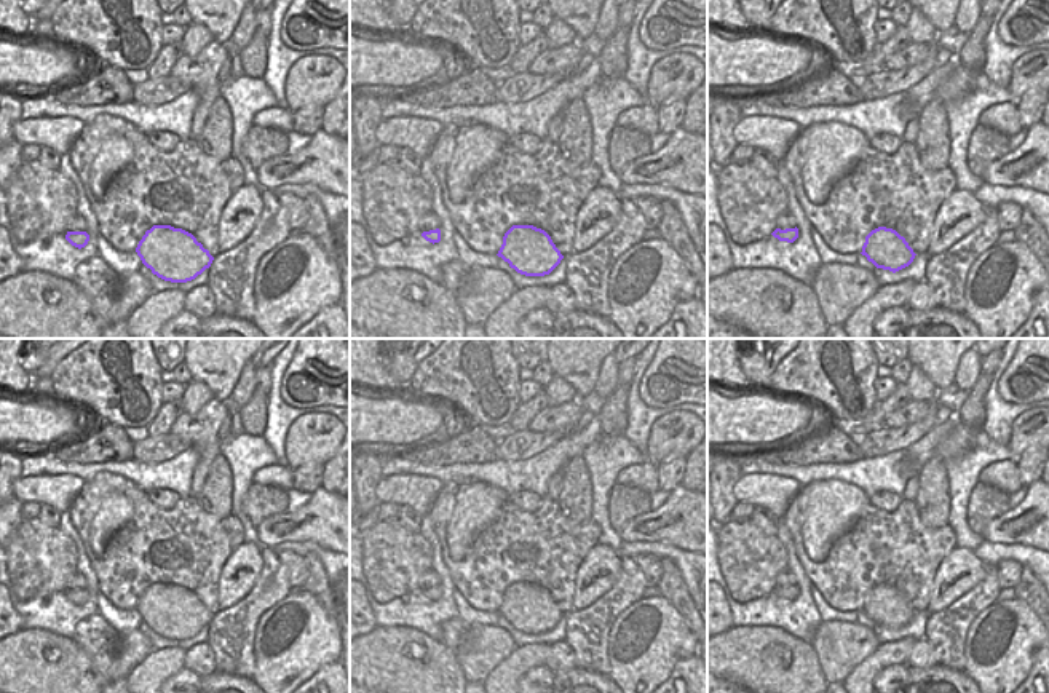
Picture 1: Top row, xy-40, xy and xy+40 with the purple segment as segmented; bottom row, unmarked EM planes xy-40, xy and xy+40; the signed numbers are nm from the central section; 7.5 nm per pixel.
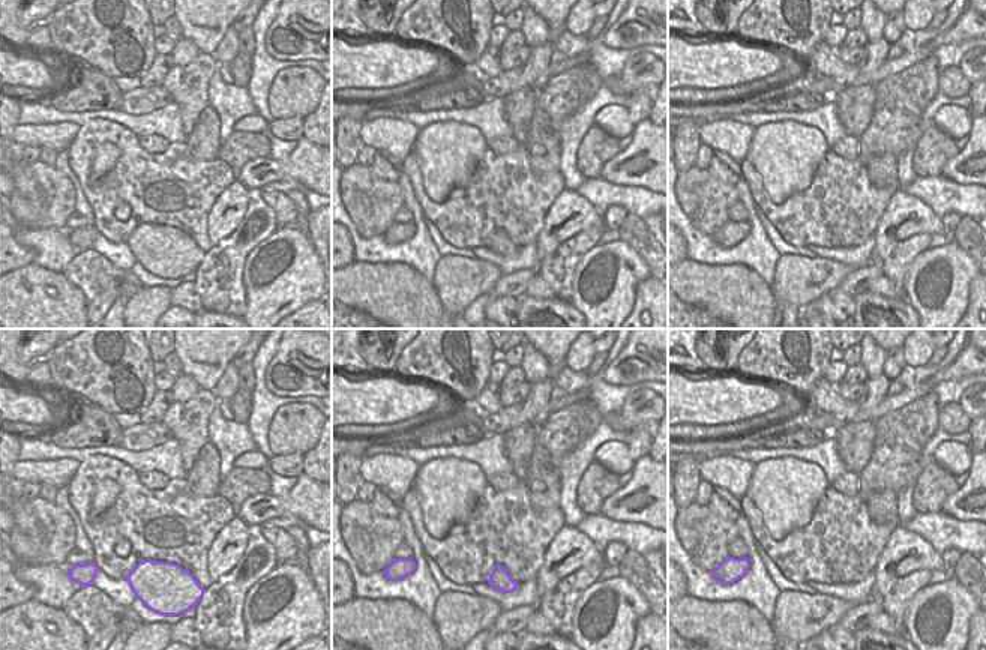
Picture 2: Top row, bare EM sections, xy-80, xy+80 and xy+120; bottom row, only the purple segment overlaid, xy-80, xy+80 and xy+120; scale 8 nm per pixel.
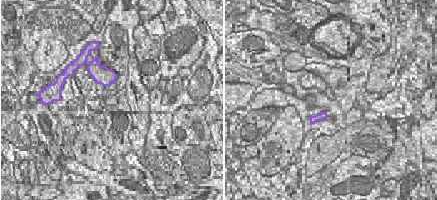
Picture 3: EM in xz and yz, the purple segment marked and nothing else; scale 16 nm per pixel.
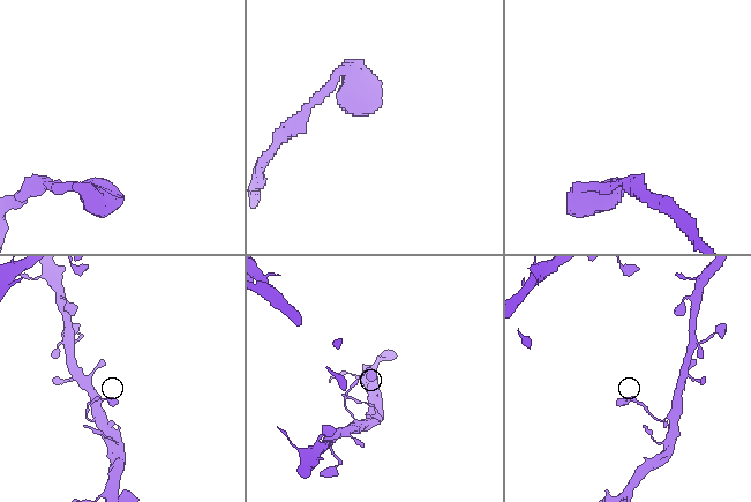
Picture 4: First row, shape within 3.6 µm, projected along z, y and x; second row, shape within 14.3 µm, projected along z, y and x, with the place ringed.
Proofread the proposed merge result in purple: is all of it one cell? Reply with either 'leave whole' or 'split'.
leave whole

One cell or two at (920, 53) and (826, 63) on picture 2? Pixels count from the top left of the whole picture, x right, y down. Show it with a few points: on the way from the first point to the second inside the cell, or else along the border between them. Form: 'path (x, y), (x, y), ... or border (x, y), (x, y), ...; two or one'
path (896, 65), (875, 77), (854, 77), (850, 74); one

